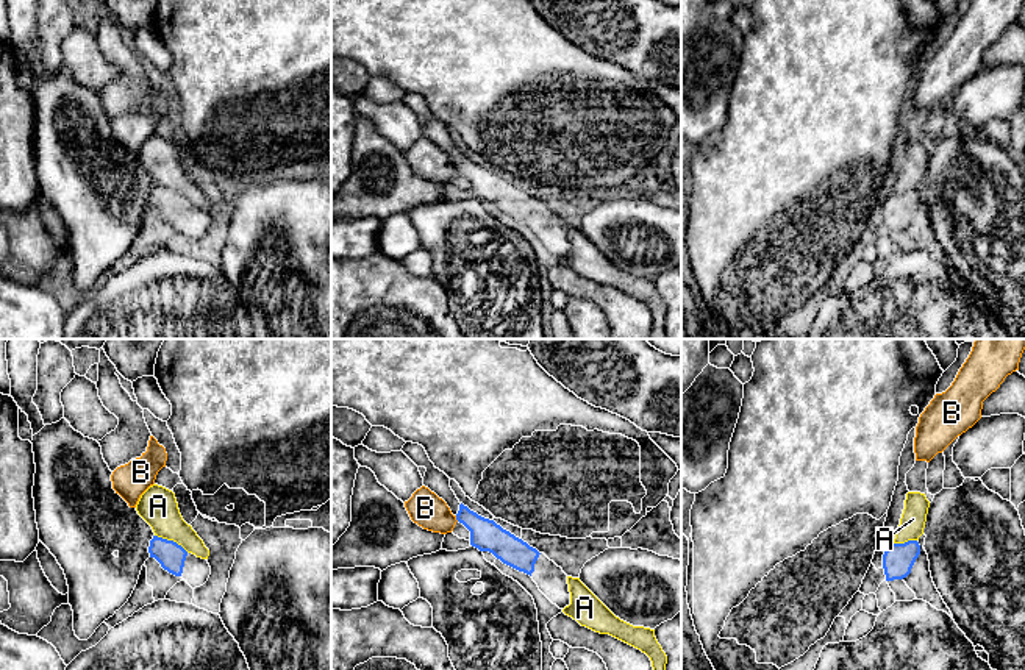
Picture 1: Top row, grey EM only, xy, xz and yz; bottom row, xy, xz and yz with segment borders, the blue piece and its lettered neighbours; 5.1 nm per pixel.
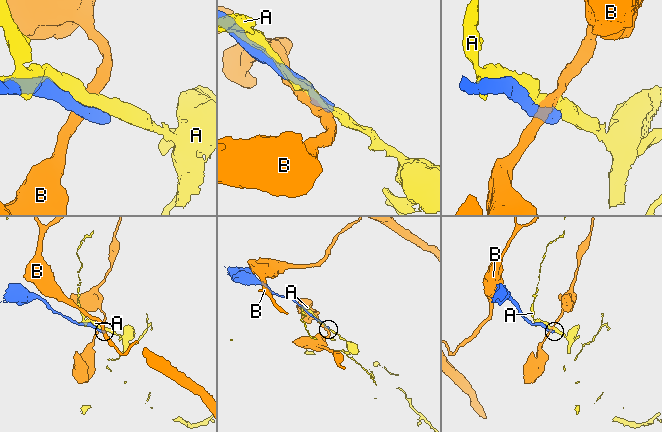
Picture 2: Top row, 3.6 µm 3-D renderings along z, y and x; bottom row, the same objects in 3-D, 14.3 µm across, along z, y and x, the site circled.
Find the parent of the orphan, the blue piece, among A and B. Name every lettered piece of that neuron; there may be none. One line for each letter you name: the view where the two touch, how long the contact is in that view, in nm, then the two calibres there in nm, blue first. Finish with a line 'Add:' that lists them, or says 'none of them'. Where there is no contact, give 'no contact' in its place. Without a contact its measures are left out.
Add: none of them

